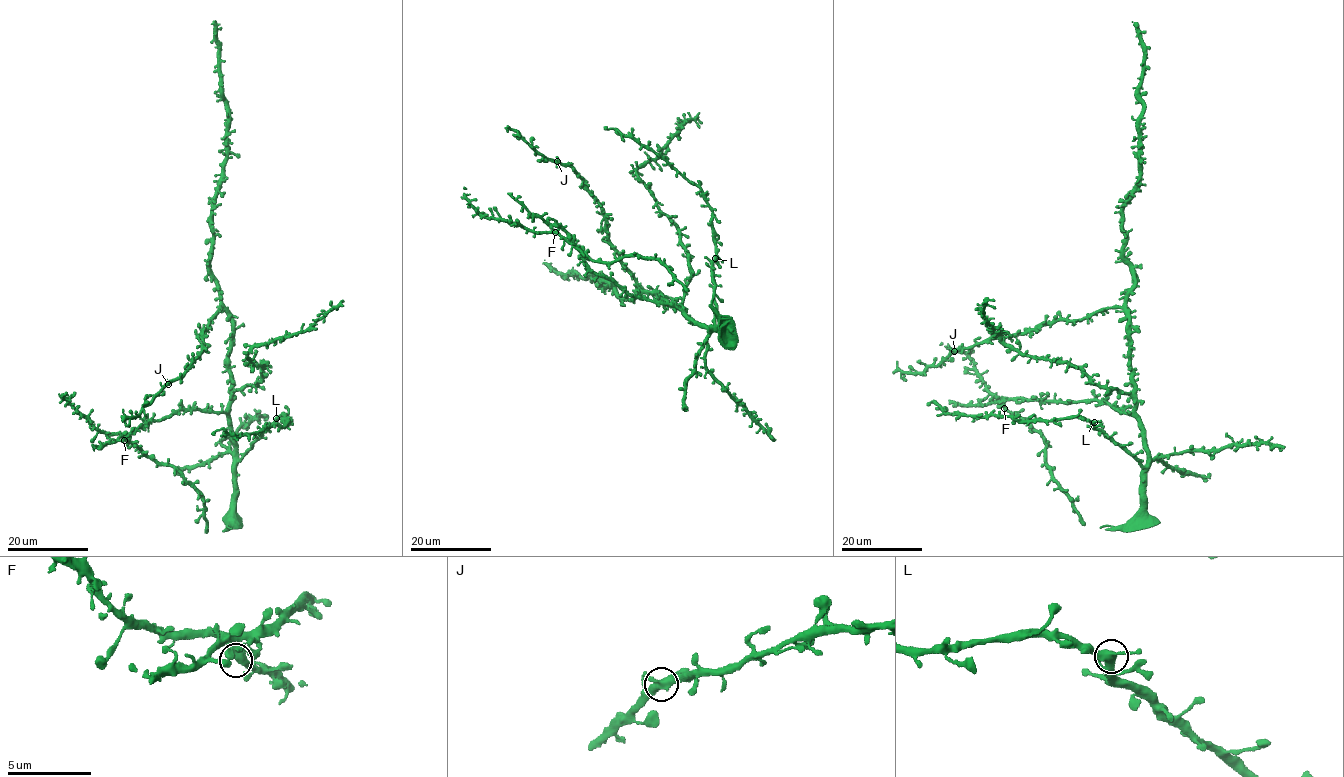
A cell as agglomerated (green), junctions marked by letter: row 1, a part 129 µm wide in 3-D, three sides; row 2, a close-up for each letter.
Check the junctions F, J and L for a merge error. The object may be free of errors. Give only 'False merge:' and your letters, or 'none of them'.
False merge: none of them

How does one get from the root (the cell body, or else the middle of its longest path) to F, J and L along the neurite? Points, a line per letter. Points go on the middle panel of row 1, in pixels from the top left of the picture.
F: (678, 307), (684, 311), (632, 296), (609, 279), (597, 276), (559, 225), (553, 225), (559, 229), (555, 232)
J: (678, 307), (663, 300), (661, 294), (644, 291), (638, 286), (610, 241), (600, 202), (570, 166), (557, 161)
L: (678, 307), (706, 328), (714, 326), (716, 305), (711, 266), (715, 258)

